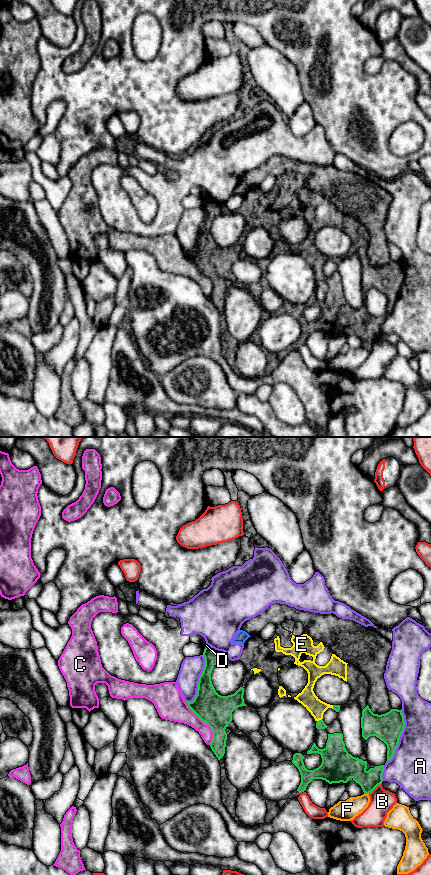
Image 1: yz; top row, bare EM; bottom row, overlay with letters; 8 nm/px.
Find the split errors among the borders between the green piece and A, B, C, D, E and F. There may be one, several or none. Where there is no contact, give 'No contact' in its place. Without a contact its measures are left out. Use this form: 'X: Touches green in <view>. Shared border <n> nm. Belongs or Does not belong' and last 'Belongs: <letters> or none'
A: Touches green in yz. Shared border 600 nm. Does not belong
B: Touches green in yz. Shared border 140 nm. Does not belong
C: Touches green in yz. Shared border 400 nm. Does not belong
D: Touches green in yz. Shared border 50 nm. Does not belong
E: Touches green in yz. Shared border 40 nm. Belongs
F: Touches green in yz. Shared border 40 nm. Does not belong
Belongs: E

